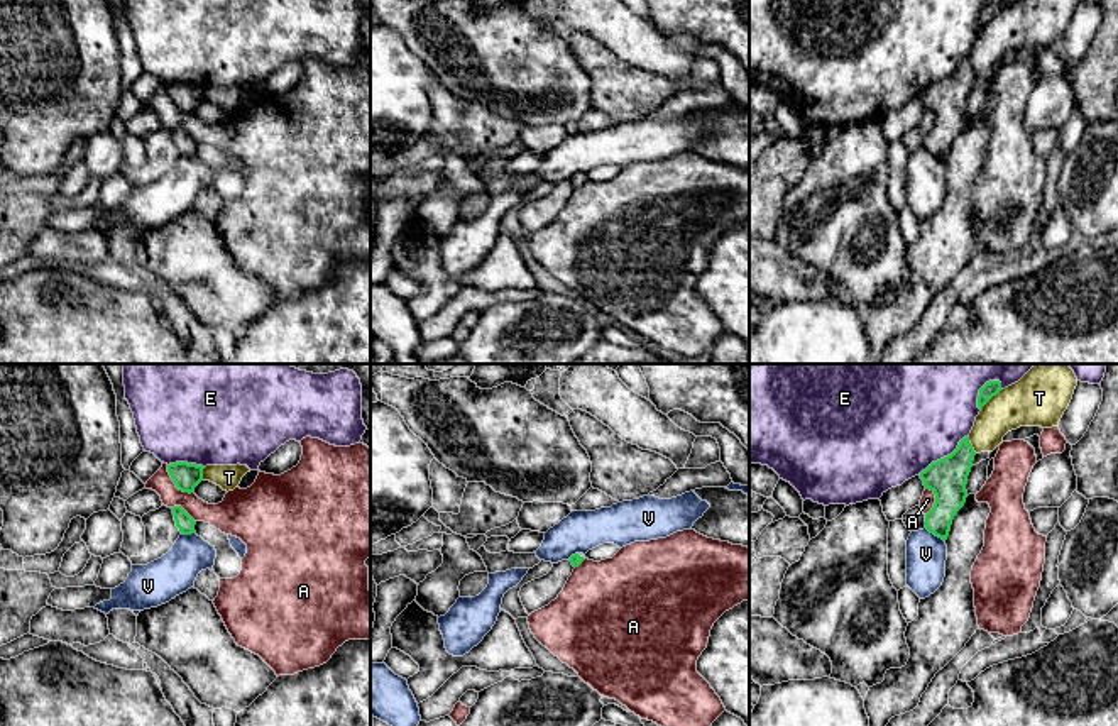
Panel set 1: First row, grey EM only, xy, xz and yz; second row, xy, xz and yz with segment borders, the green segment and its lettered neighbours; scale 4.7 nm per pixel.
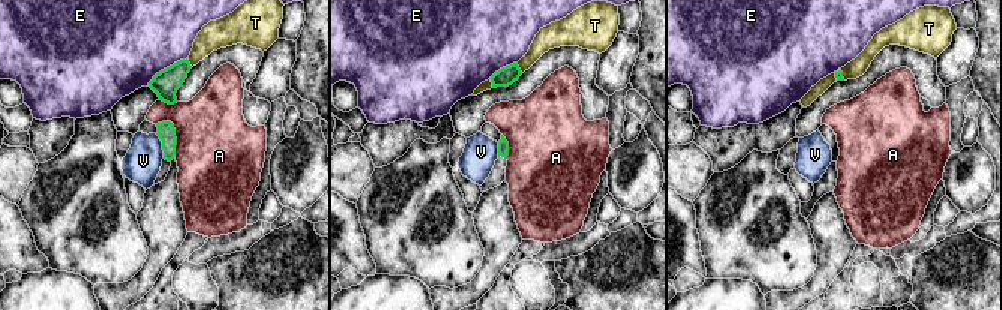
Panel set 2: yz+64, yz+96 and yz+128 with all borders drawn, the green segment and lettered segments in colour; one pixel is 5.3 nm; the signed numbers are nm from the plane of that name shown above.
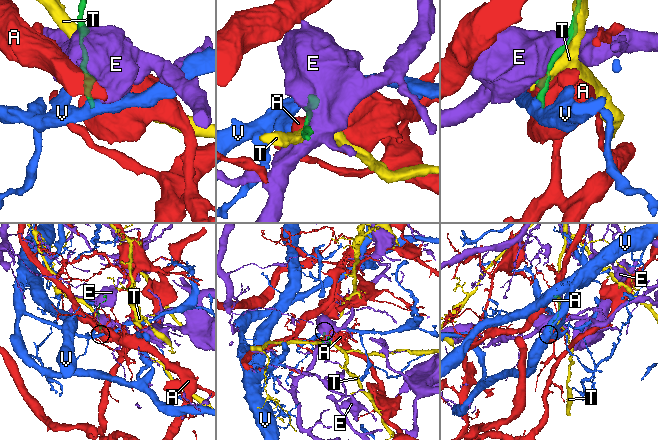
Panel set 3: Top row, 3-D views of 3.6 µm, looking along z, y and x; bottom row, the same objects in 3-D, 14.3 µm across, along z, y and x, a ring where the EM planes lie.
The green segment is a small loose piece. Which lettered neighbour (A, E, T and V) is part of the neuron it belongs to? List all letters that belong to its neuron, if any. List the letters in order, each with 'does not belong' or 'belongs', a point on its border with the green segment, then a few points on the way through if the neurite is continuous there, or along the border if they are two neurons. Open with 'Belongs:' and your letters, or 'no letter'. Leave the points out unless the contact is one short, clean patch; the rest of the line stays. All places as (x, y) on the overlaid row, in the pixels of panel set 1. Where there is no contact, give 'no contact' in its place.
Belongs: no letter
A: does not belong | xy (175, 483)
E: does not belong | yz (944, 457)
T: does not belong | yz (990, 398)
V: does not belong | yz (936, 535) | along yz (926, 527), (944, 542)

